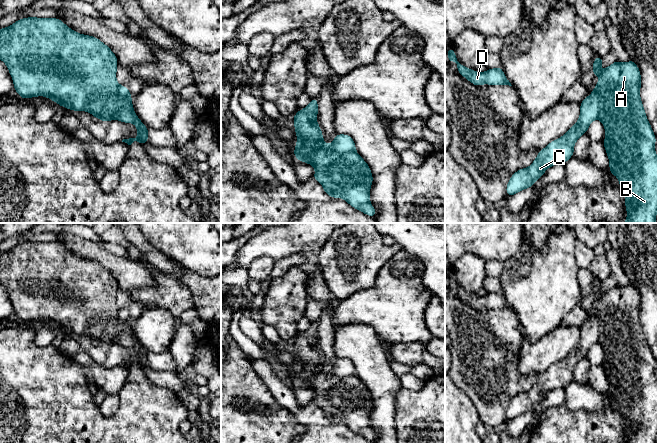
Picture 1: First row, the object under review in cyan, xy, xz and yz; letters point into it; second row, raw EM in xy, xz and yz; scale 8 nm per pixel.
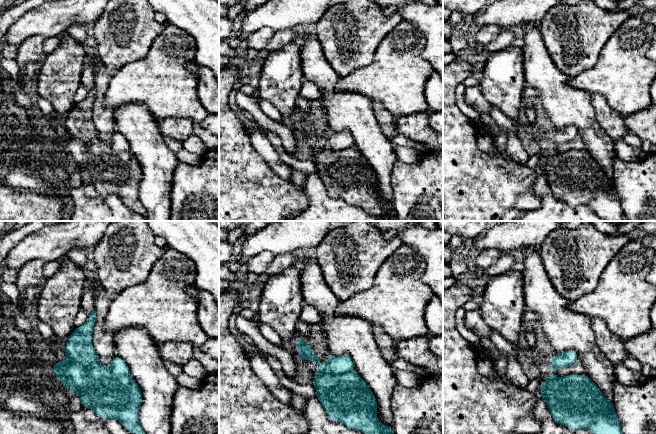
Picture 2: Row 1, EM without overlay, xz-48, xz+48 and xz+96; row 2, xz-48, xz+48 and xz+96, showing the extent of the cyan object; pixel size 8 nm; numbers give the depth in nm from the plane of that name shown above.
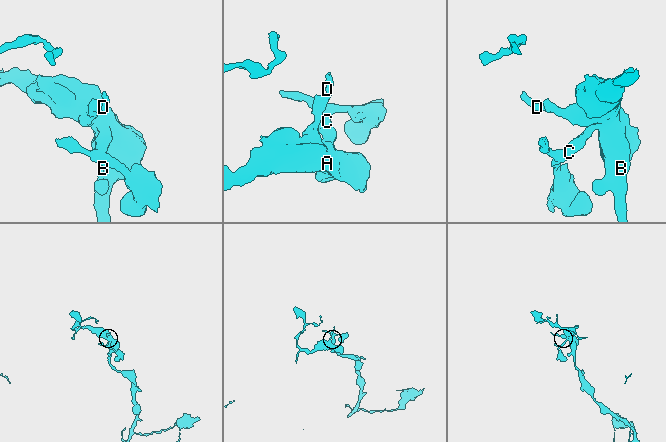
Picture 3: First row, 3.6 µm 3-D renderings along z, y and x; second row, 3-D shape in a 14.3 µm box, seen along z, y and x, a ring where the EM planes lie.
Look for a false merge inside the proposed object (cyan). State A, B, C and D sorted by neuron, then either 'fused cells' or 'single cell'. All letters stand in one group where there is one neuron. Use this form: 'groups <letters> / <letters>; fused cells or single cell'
groups A B D / C; fused cells

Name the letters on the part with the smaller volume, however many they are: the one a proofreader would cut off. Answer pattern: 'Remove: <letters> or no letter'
Remove: C

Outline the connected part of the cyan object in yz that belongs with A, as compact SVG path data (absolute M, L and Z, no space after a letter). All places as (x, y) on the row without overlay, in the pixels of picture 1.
M596 280L592 296L600 302L592 314L598 318L598 343L605 352L602 366L609 383L609 396L619 404L625 420L627 443L656 443L657 438L657 378L656 360L647 343L640 321L641 297L631 283L627 287L616 284L600 295L603 281Z

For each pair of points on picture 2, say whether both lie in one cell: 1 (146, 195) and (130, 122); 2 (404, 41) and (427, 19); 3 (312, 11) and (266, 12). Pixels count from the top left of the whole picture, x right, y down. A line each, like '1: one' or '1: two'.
1: one
2: two
3: one

